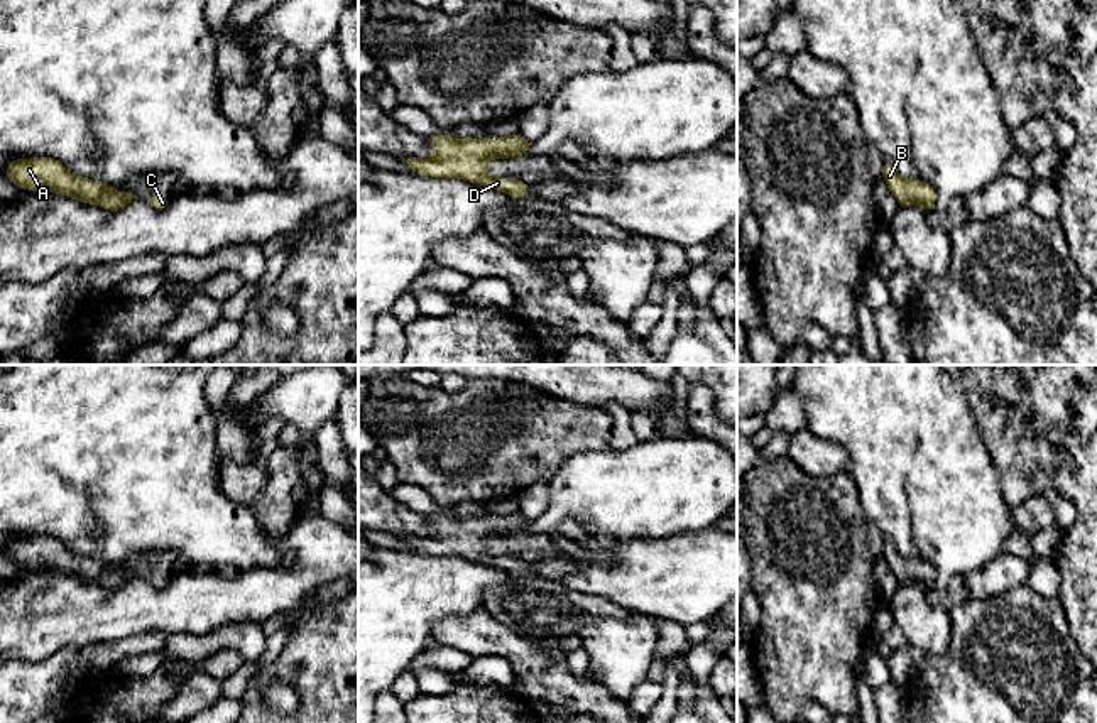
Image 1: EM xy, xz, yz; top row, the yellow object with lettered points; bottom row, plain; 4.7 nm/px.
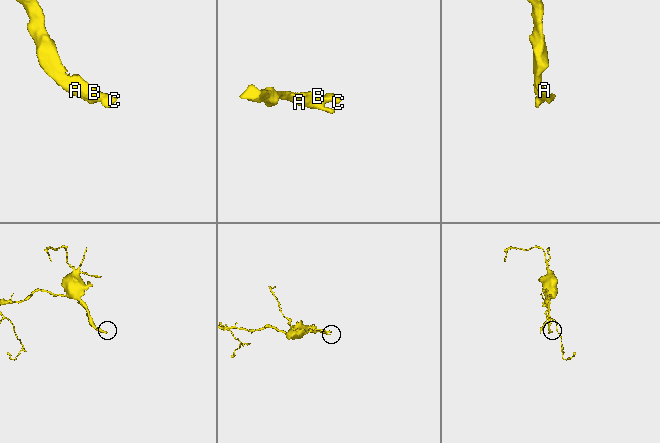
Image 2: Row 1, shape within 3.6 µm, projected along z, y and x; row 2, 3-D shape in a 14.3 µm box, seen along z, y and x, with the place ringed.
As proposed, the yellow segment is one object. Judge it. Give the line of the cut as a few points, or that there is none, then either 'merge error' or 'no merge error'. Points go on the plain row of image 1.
cut none; no merge error

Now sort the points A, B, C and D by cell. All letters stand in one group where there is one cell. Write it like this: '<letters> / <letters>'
A B C D

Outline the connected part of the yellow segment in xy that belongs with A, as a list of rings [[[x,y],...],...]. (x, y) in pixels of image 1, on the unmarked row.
[[[51,535],[15,537],[5,546],[5,554],[24,568],[59,571],[105,588],[120,588],[132,578],[139,578],[123,568],[115,571],[112,563],[71,552],[57,537]]]

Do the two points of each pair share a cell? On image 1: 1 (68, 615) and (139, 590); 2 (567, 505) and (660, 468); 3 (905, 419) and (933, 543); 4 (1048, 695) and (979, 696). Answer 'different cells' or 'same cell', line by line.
1: same cell
2: same cell
3: same cell
4: same cell

